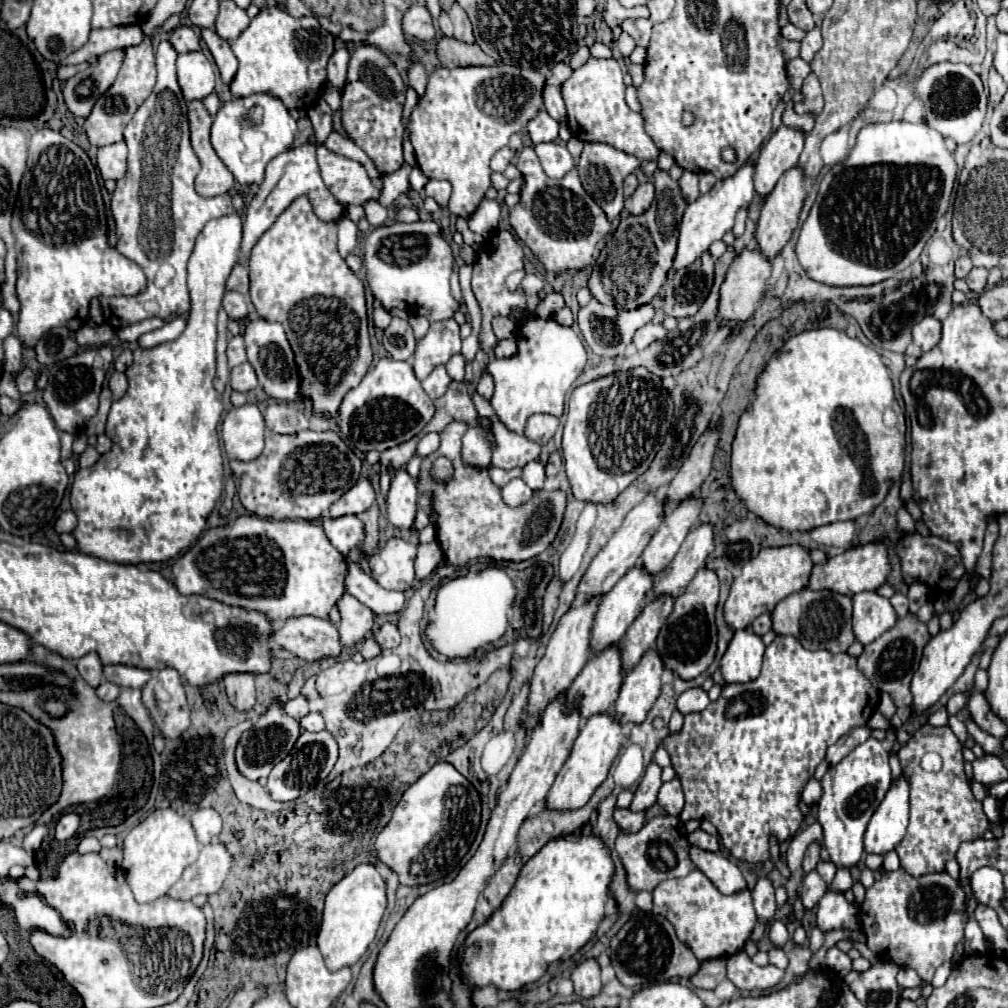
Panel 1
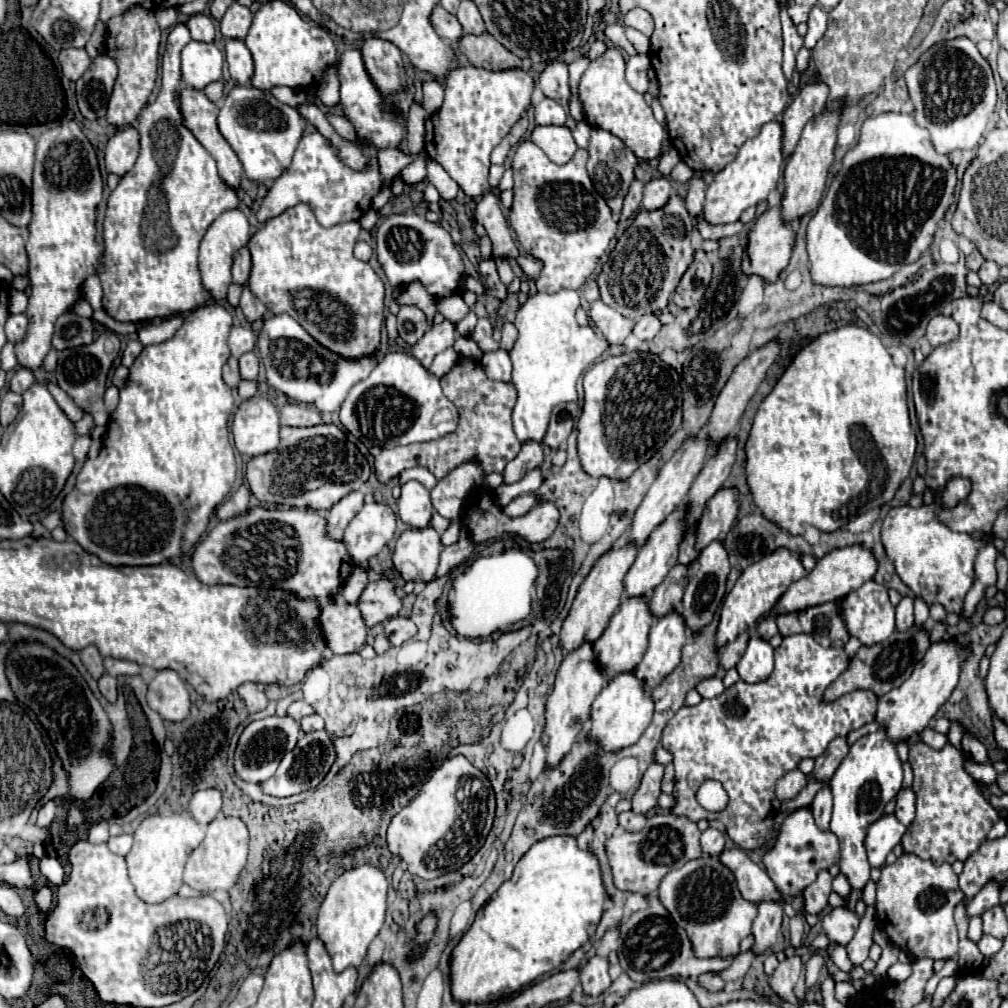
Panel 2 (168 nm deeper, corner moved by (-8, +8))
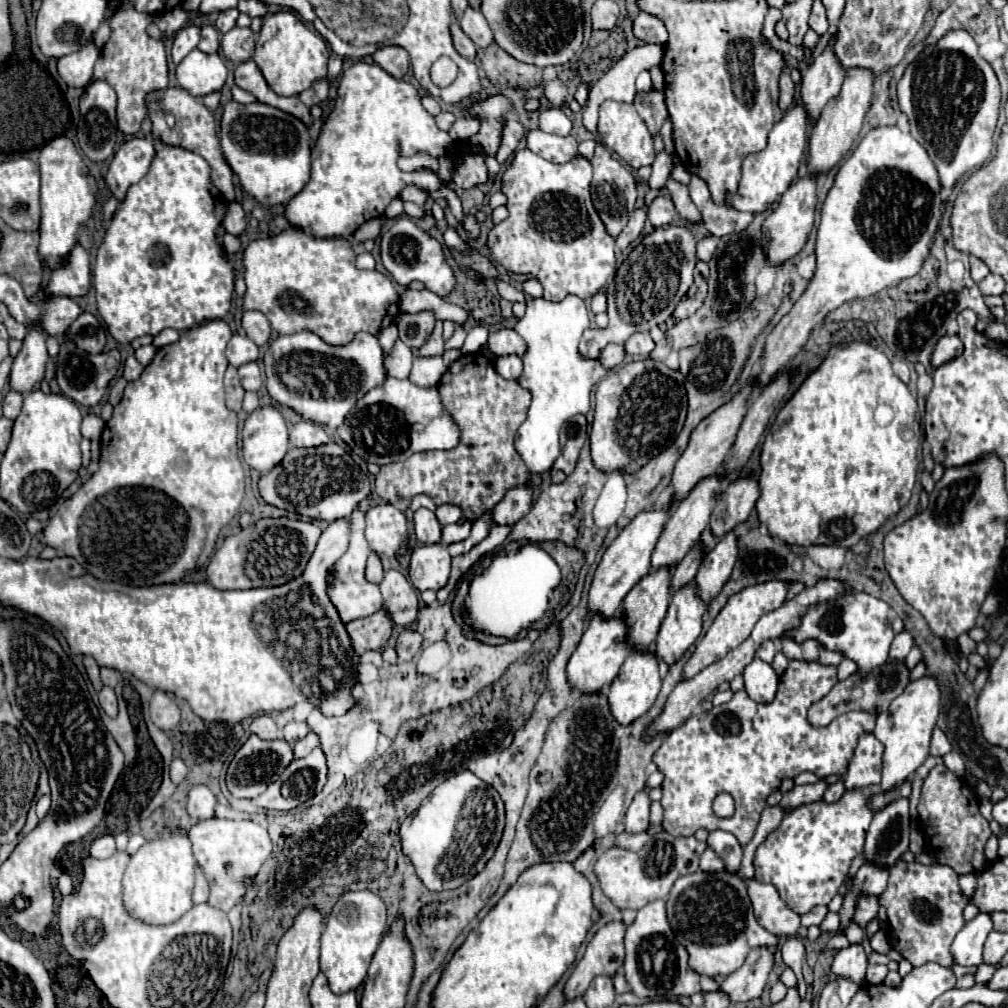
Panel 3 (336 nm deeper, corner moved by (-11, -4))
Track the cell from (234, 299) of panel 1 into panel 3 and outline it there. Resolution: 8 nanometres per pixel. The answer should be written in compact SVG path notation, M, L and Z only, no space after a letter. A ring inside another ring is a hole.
M257 310L243 312L243 330L257 346L263 346L271 336L271 326L269 326L265 314L257 312Z

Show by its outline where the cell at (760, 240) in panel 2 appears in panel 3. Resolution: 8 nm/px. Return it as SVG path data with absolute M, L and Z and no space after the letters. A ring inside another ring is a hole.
M805 176L791 184L791 188L781 196L777 208L767 216L763 222L763 240L765 240L765 254L769 264L783 264L795 254L799 254L807 242L807 236L813 228L813 208L815 208L815 178Z

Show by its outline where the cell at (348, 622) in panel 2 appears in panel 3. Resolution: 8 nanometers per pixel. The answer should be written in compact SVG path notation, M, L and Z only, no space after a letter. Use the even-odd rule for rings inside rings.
M379 610L367 618L353 620L345 624L347 634L351 638L351 646L357 656L363 656L369 650L381 650L393 630L393 624L385 610Z

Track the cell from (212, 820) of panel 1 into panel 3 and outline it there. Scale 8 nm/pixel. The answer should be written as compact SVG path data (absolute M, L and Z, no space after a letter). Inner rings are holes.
M193 786L191 788L189 802L187 802L187 810L189 810L191 818L195 818L195 820L213 818L215 806L217 806L217 798L207 786Z

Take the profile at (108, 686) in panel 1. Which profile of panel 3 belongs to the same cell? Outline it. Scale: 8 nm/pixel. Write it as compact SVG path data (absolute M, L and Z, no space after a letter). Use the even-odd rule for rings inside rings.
M105 686L105 688L99 692L99 704L101 704L101 708L105 710L107 716L111 716L111 718L117 716L117 696L115 696L115 692L113 692L111 688Z

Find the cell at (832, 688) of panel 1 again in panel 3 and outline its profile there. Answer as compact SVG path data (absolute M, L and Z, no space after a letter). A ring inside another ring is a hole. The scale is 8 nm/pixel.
M791 660L785 668L785 672L779 678L779 690L773 702L769 704L757 704L753 702L745 690L735 692L733 698L727 704L715 706L709 712L699 712L691 718L687 718L681 726L677 726L659 746L659 750L653 754L653 762L657 768L665 774L665 780L661 784L663 788L663 828L671 832L673 836L693 836L699 828L705 830L725 830L731 832L741 846L745 846L759 824L761 812L765 810L765 800L769 794L773 794L785 778L795 778L801 772L809 770L819 774L821 778L829 774L843 774L855 744L861 734L875 730L875 714L853 710L849 714L843 714L835 718L825 728L815 728L807 720L807 710L813 702L821 700L833 686L837 684L837 666L827 666L821 662L807 662L807 660ZM717 792L729 792L735 800L735 814L731 818L717 818L711 812L711 800Z

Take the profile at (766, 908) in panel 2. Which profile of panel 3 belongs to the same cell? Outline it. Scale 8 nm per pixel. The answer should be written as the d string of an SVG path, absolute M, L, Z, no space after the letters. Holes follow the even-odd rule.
M757 946L749 952L745 964L735 970L719 990L727 992L731 1002L747 1002L759 998L773 970L773 952L765 946Z

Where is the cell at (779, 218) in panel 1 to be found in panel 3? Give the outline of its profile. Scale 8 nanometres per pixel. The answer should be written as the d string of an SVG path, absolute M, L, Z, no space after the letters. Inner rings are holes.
M857 68L855 72L849 72L843 88L837 98L833 98L821 112L819 120L815 122L811 136L809 136L809 156L807 156L807 172L809 176L821 176L827 174L851 148L855 136L861 130L863 118L871 106L871 88L873 88L873 76L871 72Z

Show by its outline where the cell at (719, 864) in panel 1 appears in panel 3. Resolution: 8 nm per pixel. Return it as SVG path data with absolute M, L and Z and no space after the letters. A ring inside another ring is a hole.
M755 878L745 880L745 884L759 924L775 936L793 936L799 928L799 914L781 900L775 886L757 882Z

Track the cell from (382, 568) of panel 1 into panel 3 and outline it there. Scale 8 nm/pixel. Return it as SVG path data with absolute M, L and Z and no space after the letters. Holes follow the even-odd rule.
M425 544L413 550L411 564L409 564L409 578L411 584L419 590L439 590L449 580L449 566L451 556L447 552L447 546L437 544Z

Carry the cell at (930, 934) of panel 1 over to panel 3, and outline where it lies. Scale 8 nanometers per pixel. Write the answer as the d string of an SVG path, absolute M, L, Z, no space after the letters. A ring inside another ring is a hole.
M899 860L891 866L889 886L879 896L879 902L887 908L887 936L891 948L913 966L923 966L925 962L937 962L945 968L953 966L951 944L965 924L963 908L969 904L969 898L959 888L959 876L953 868Z

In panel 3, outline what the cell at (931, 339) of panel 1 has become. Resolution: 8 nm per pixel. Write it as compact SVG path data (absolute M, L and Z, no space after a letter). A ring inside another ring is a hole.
M943 336L943 338L937 342L937 346L935 346L931 364L933 364L933 366L941 366L943 362L959 356L961 352L963 352L963 344L961 344L959 336Z

